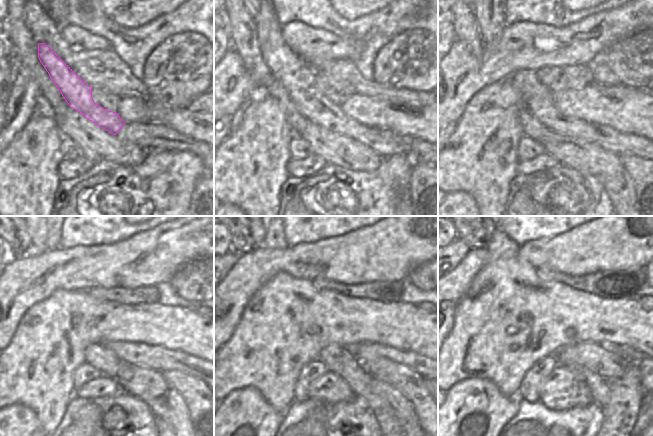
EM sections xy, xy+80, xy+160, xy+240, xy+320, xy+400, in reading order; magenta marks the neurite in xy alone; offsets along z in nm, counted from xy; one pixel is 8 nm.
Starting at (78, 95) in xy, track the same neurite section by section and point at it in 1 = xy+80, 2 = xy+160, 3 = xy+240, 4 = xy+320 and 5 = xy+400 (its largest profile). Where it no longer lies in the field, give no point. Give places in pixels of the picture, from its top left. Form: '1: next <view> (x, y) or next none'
1: next xy+80 (297, 77)
2: next xy+160 (538, 99)
3: next xy+240 (156, 357)
4: next xy+320 (363, 351)
5: next xy+400 (633, 356)

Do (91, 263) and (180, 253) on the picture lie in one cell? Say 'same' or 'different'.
same

